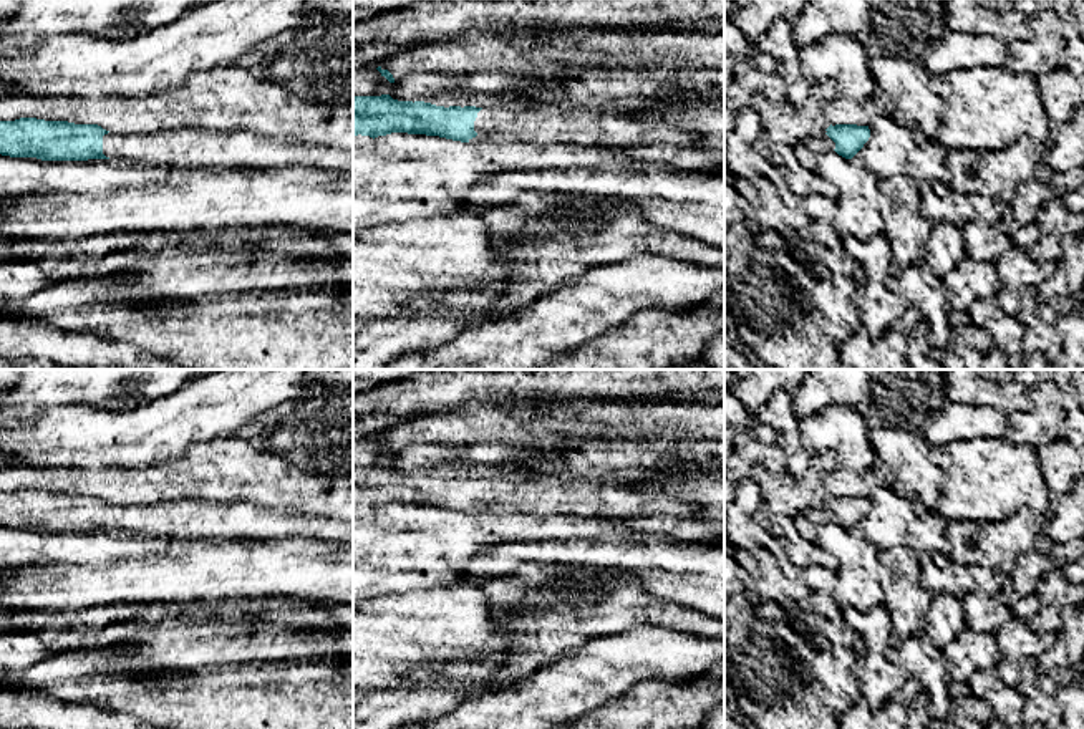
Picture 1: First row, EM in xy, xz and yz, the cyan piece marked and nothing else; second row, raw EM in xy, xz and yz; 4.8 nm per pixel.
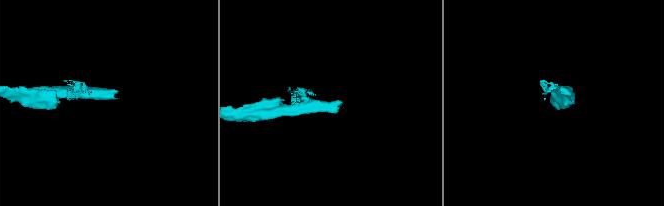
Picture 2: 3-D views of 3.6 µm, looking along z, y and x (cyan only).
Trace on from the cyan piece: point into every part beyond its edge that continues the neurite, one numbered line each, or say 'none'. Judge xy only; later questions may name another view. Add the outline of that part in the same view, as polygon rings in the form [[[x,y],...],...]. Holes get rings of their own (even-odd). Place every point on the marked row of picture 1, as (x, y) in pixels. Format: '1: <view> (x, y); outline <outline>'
1: xy (194, 148); outline [[[164,131],[141,136],[103,136],[103,154],[106,157],[123,156],[152,162],[156,166],[192,166],[192,167],[288,167],[305,166],[327,171],[353,172],[353,151],[325,144],[305,142],[300,139],[277,139],[247,131],[207,133]]]

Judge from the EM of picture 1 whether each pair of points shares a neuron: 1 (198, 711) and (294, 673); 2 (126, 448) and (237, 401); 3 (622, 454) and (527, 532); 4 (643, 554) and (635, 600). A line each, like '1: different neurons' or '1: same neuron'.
1: same neuron
2: same neuron
3: different neurons
4: different neurons

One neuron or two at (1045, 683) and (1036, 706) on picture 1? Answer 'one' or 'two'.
one

